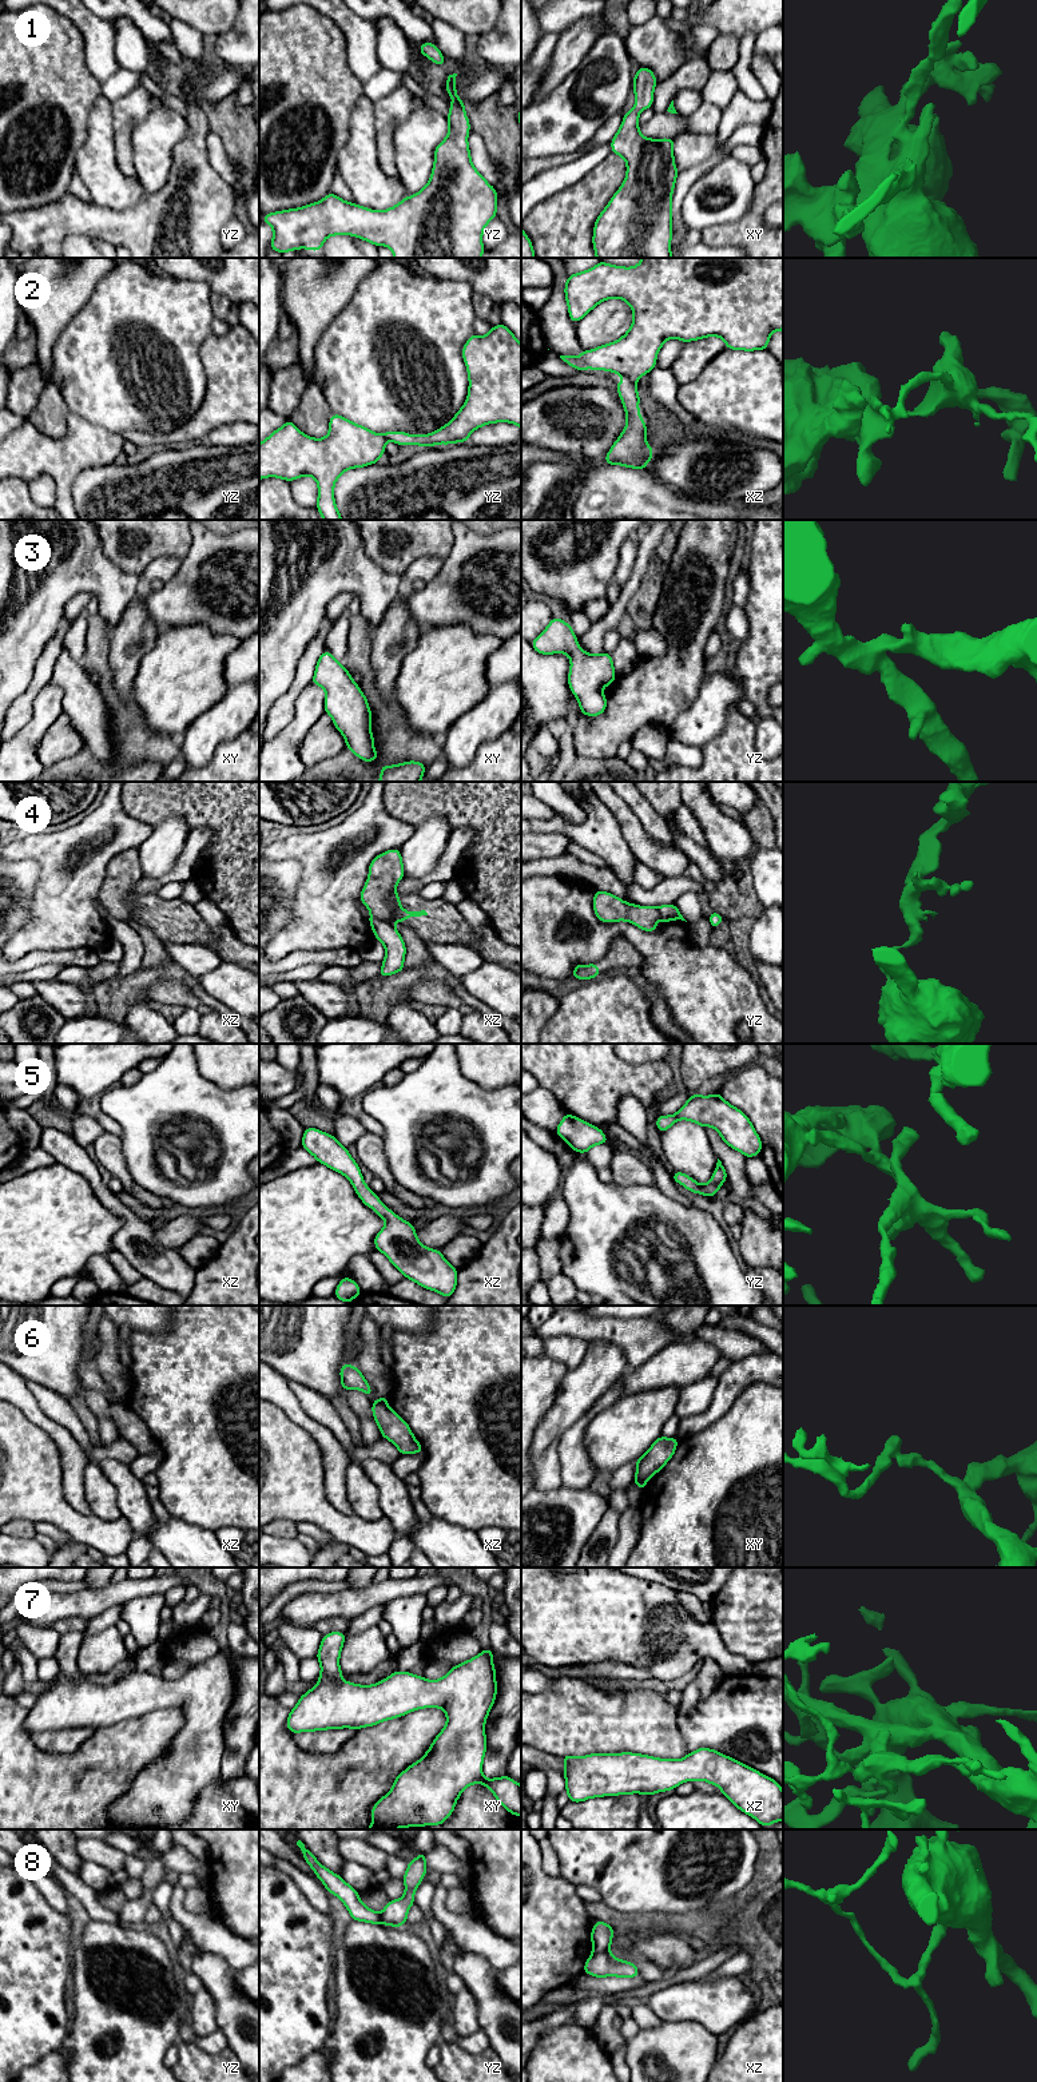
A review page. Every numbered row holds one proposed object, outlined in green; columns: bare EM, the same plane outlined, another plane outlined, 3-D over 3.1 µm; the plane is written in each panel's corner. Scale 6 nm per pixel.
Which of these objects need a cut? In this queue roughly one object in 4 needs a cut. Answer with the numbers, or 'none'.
2, 4, 6, 8

